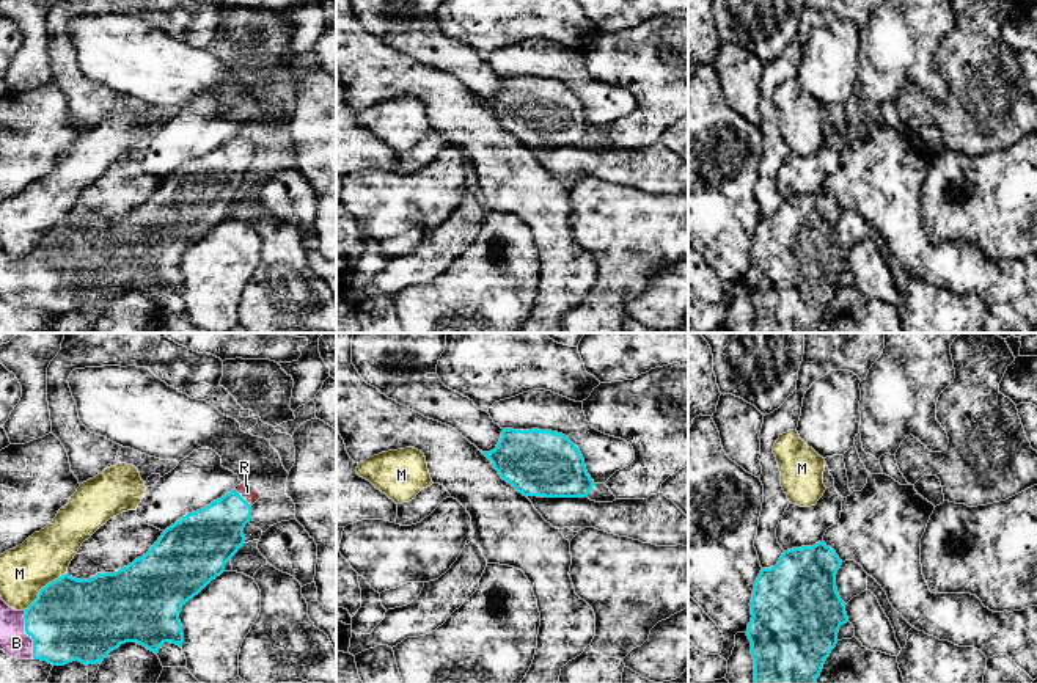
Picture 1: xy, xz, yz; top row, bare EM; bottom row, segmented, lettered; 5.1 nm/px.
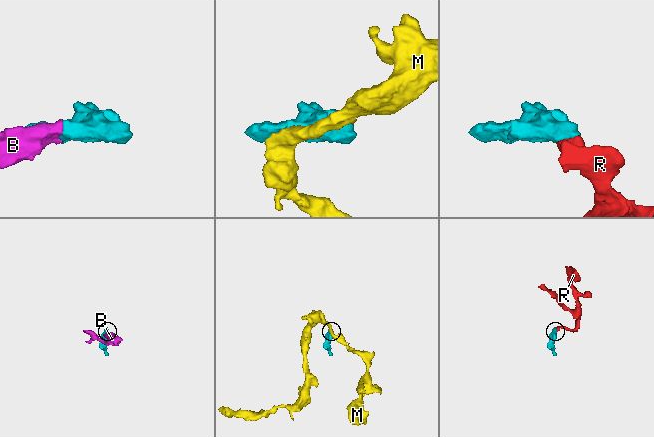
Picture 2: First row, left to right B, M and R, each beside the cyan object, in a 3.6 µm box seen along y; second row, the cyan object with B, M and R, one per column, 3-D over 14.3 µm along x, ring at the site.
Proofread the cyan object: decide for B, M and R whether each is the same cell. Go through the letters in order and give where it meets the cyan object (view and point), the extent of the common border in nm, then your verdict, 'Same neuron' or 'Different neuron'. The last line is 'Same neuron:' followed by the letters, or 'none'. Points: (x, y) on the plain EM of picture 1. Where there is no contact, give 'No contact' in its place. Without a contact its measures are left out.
B: Touches cyan at xy (25, 280). Shared border 260 nm. Same neuron
M: Touches cyan at xy (43, 236). Shared border 280 nm. Different neuron
R: Touches cyan at xy (242, 146). Shared border 120 nm. Same neuron
Same neuron: B, R

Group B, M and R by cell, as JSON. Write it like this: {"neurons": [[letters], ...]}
{"neurons": [["B", "R"], ["M"]]}

